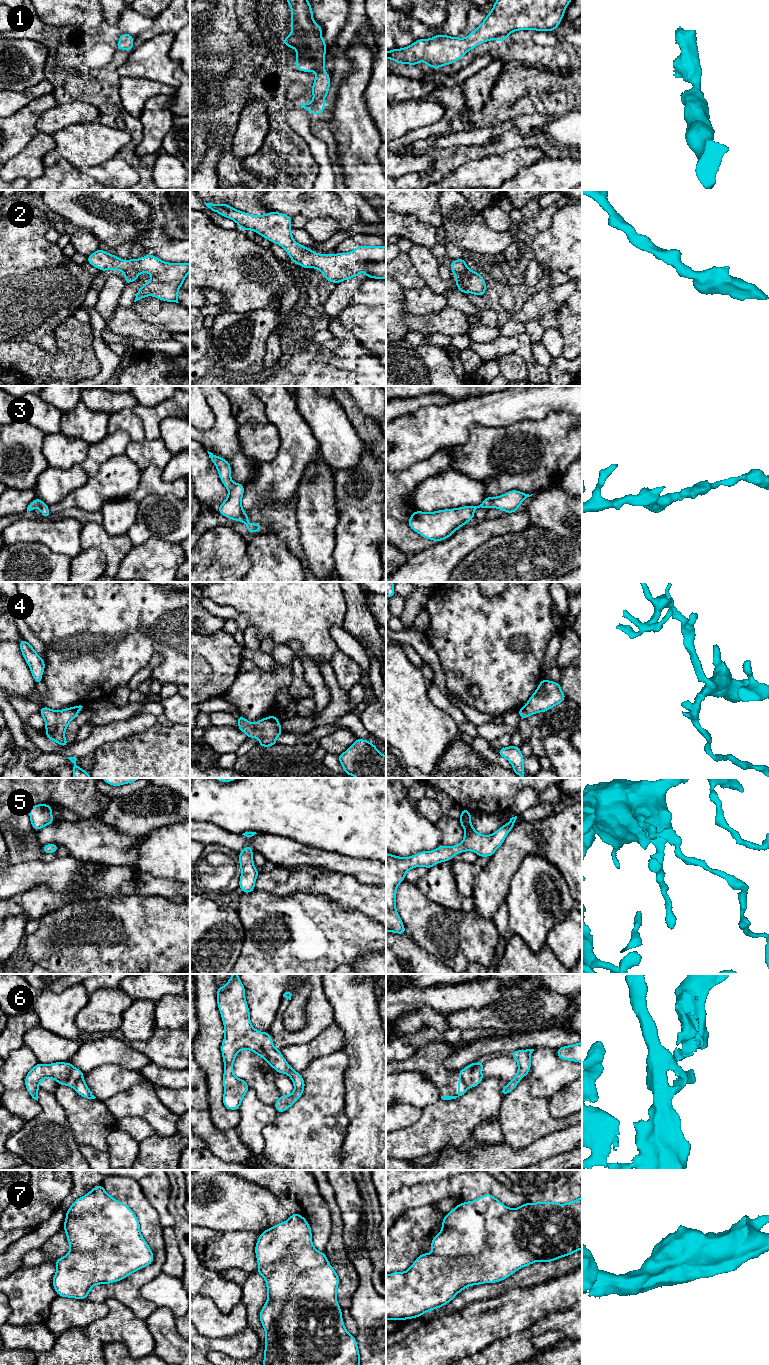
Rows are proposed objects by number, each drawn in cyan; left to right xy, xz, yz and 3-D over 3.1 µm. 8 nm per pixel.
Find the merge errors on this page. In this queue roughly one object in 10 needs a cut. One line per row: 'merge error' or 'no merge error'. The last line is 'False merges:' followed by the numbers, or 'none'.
1: no merge error
2: no merge error
3: no merge error
4: no merge error
5: no merge error
6: merge error
7: no merge error
False merges: 6

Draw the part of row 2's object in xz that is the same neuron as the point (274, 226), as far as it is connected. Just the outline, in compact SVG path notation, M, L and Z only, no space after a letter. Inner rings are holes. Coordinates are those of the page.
M228 204L205 205L213 212L235 221L239 228L253 230L272 243L280 245L293 263L303 268L315 267L327 281L338 284L366 272L365 278L386 279L386 246L357 246L348 253L318 254L298 244L291 233L292 217L280 212L255 216L247 214Z

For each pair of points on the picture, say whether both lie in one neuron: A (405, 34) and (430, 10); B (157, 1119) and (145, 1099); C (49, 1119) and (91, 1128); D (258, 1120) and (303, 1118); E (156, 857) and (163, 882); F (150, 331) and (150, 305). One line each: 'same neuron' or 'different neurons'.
A: different neurons
B: same neuron
C: different neurons
D: different neurons
E: different neurons
F: different neurons

